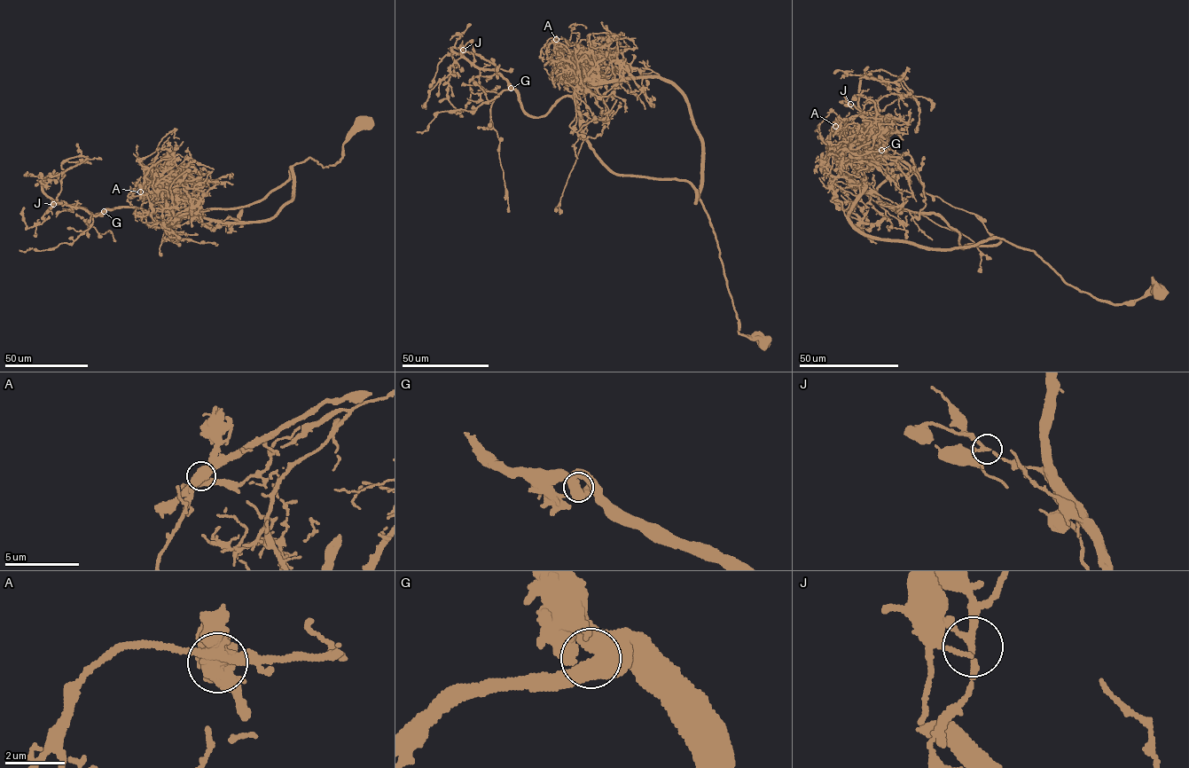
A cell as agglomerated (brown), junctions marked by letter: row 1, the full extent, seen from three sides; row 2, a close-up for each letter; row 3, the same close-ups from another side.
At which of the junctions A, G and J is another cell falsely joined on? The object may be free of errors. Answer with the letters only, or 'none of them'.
A

